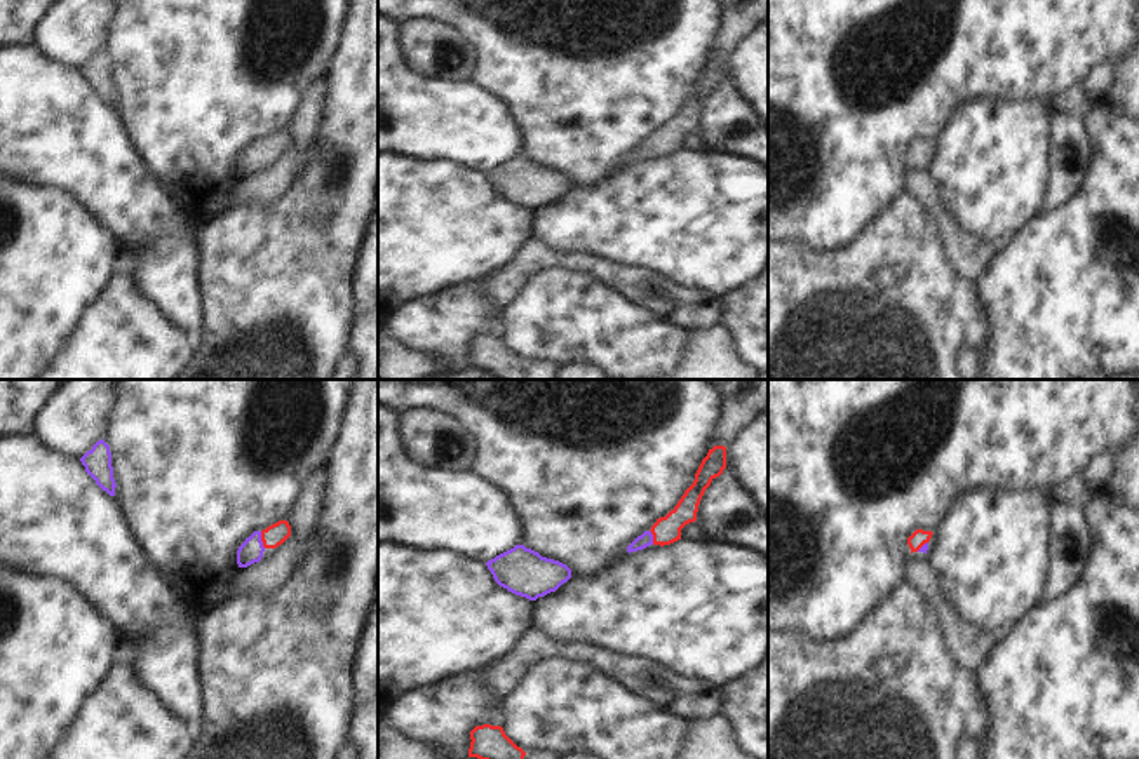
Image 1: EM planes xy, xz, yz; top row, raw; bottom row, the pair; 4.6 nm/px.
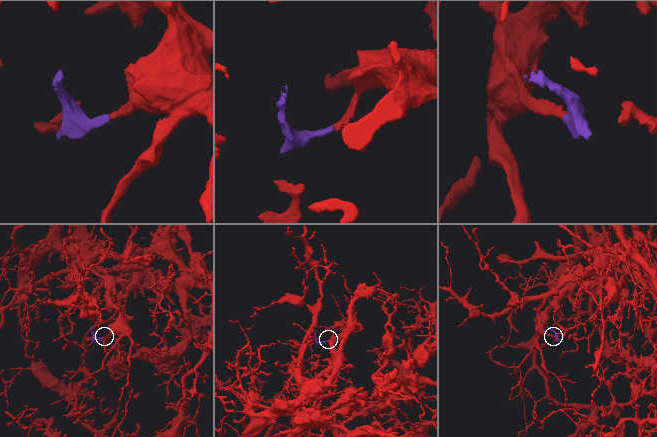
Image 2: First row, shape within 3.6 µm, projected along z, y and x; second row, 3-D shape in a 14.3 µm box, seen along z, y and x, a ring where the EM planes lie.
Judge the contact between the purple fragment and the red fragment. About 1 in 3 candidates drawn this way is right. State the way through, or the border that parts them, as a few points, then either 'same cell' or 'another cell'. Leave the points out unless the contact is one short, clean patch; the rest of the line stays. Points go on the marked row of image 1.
runs through xy (251, 550), (260, 540), (272, 537); same cell

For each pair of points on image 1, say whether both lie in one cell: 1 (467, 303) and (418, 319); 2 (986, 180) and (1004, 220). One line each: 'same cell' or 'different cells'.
1: same cell
2: same cell

